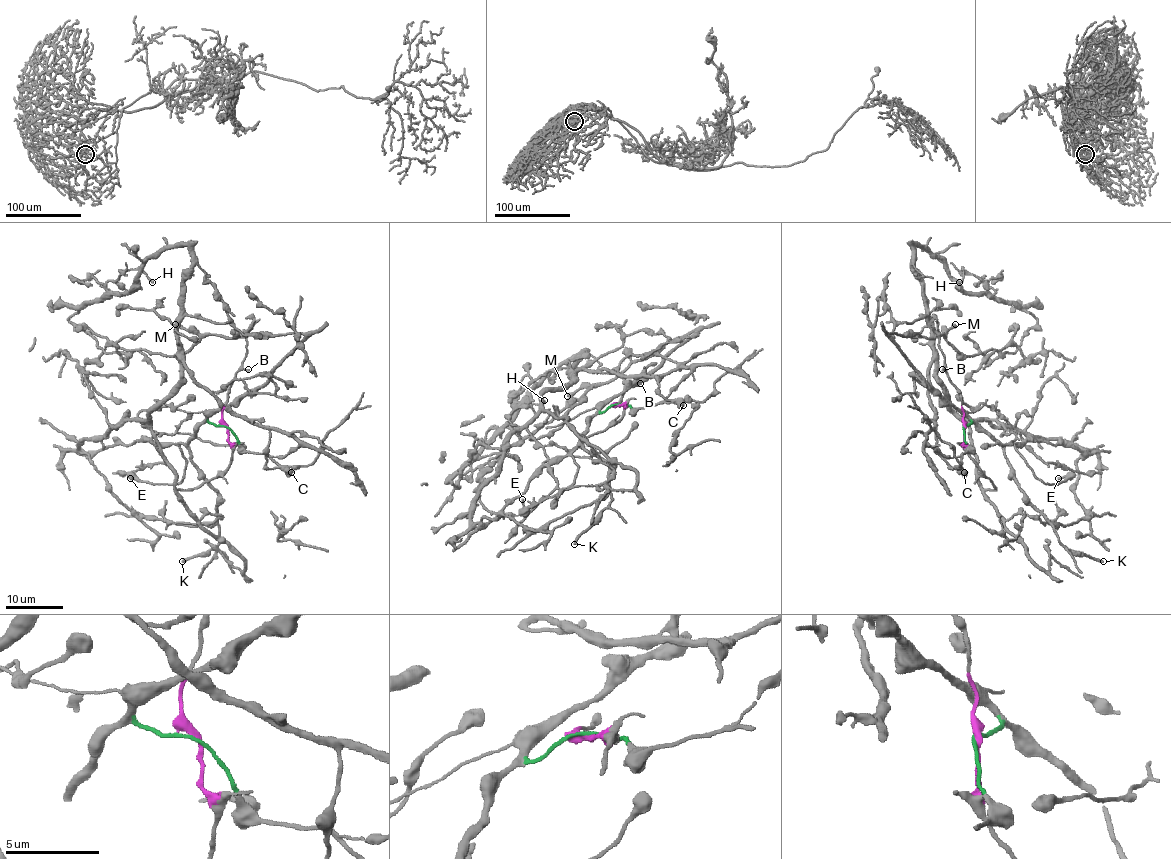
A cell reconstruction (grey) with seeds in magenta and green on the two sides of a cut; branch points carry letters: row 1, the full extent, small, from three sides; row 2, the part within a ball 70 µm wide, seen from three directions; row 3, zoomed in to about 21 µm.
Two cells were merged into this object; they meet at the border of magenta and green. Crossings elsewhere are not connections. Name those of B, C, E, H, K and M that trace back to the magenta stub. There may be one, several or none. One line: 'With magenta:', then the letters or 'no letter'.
With magenta: B, H

